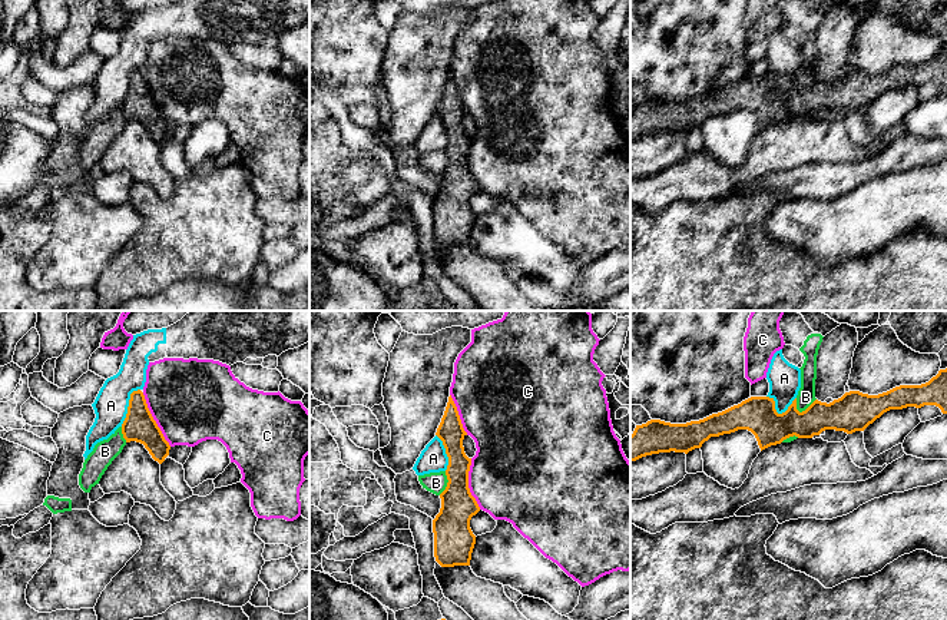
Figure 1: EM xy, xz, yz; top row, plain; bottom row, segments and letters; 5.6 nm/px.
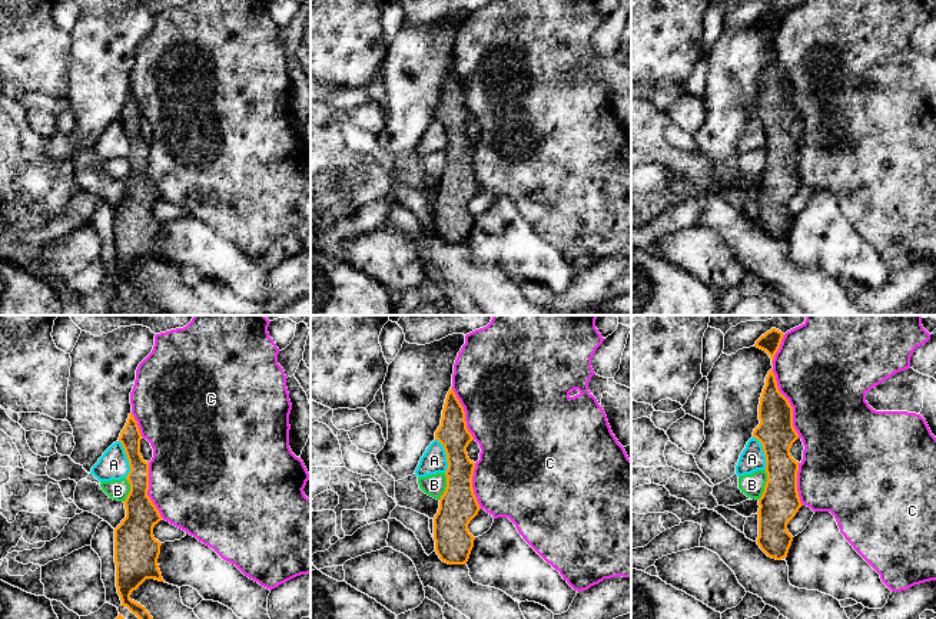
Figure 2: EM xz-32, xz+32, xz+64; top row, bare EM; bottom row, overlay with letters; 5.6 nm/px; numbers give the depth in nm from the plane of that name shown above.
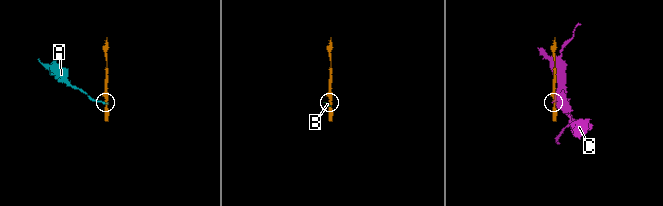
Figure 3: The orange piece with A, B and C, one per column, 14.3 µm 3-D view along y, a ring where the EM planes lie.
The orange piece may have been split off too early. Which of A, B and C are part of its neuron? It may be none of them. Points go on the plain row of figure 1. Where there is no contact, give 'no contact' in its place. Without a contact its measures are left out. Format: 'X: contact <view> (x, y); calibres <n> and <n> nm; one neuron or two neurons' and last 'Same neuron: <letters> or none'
A: contact yz (780, 93); calibres 200 and 180 nm; two neurons
B: contact yz (807, 88); calibres 220 and 100 nm; two neurons
C: contact xy (154, 99); calibres 180 and 460 nm; two neurons
Same neuron: none

